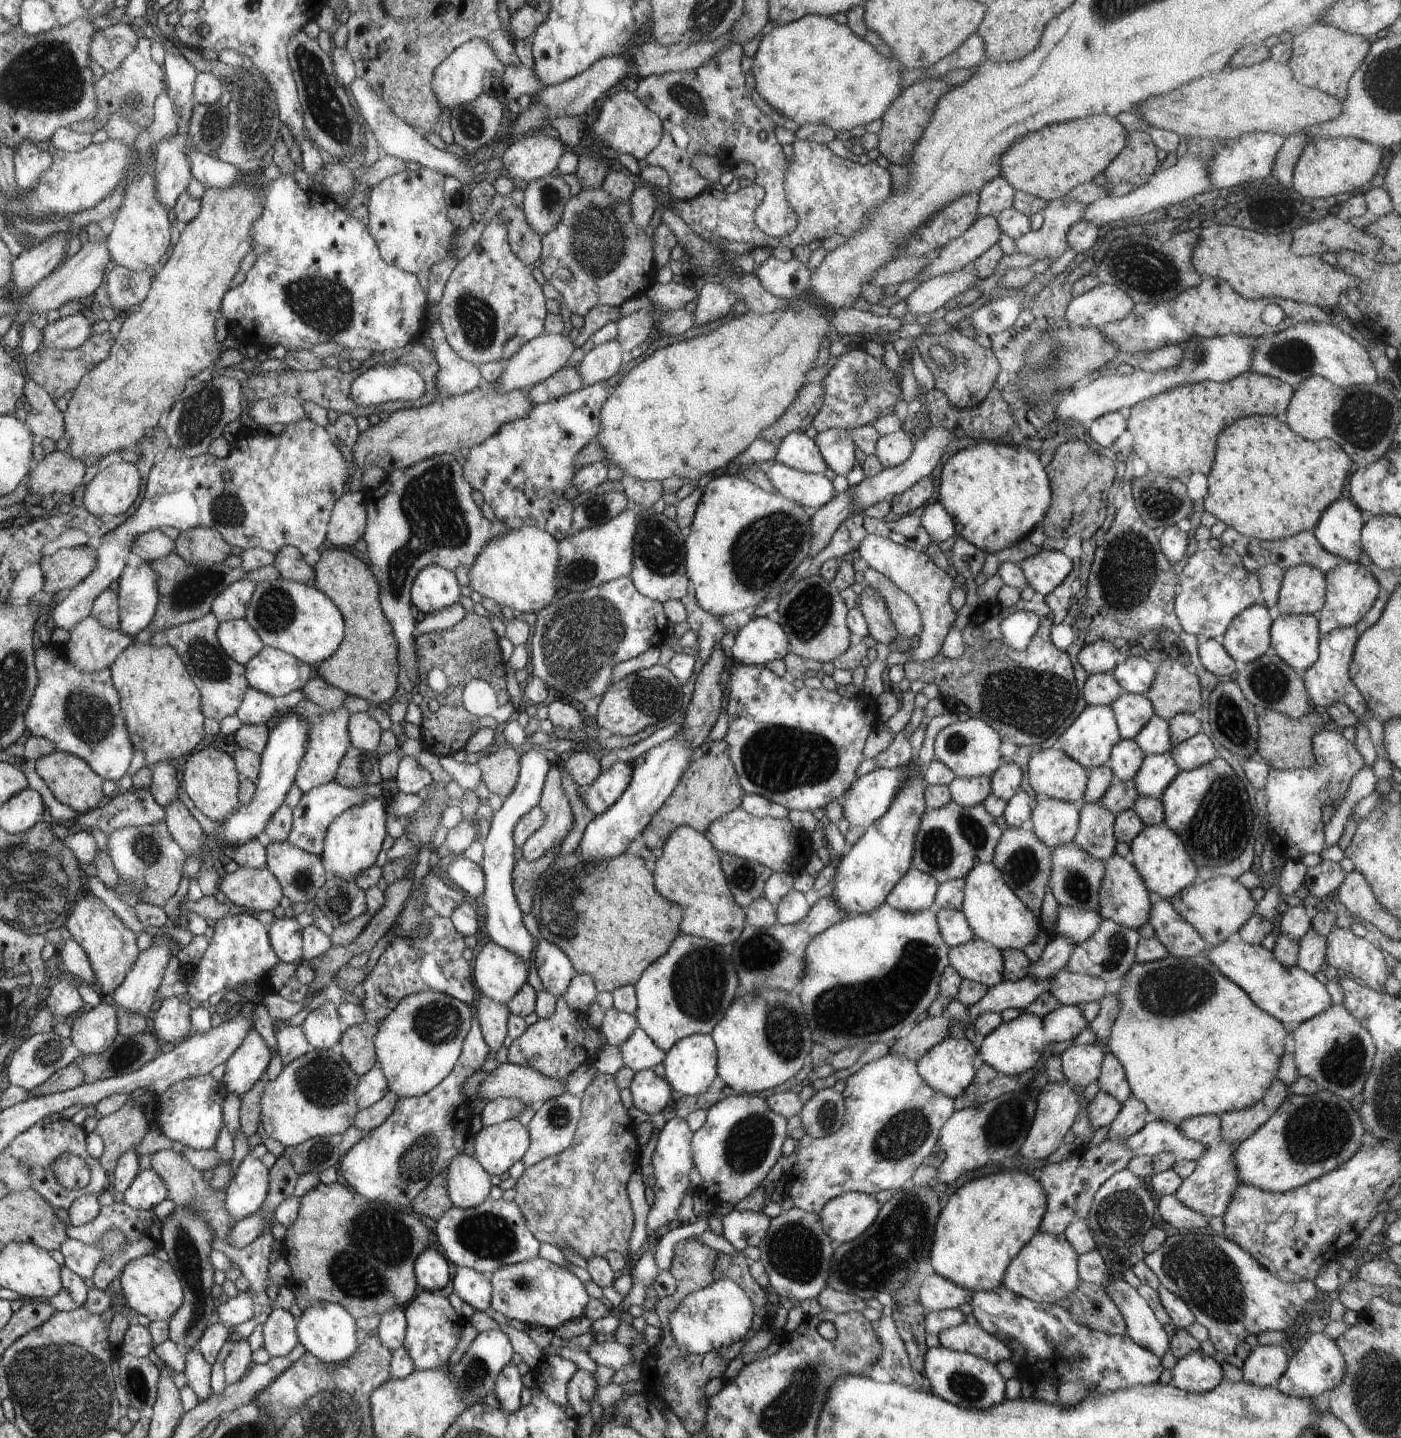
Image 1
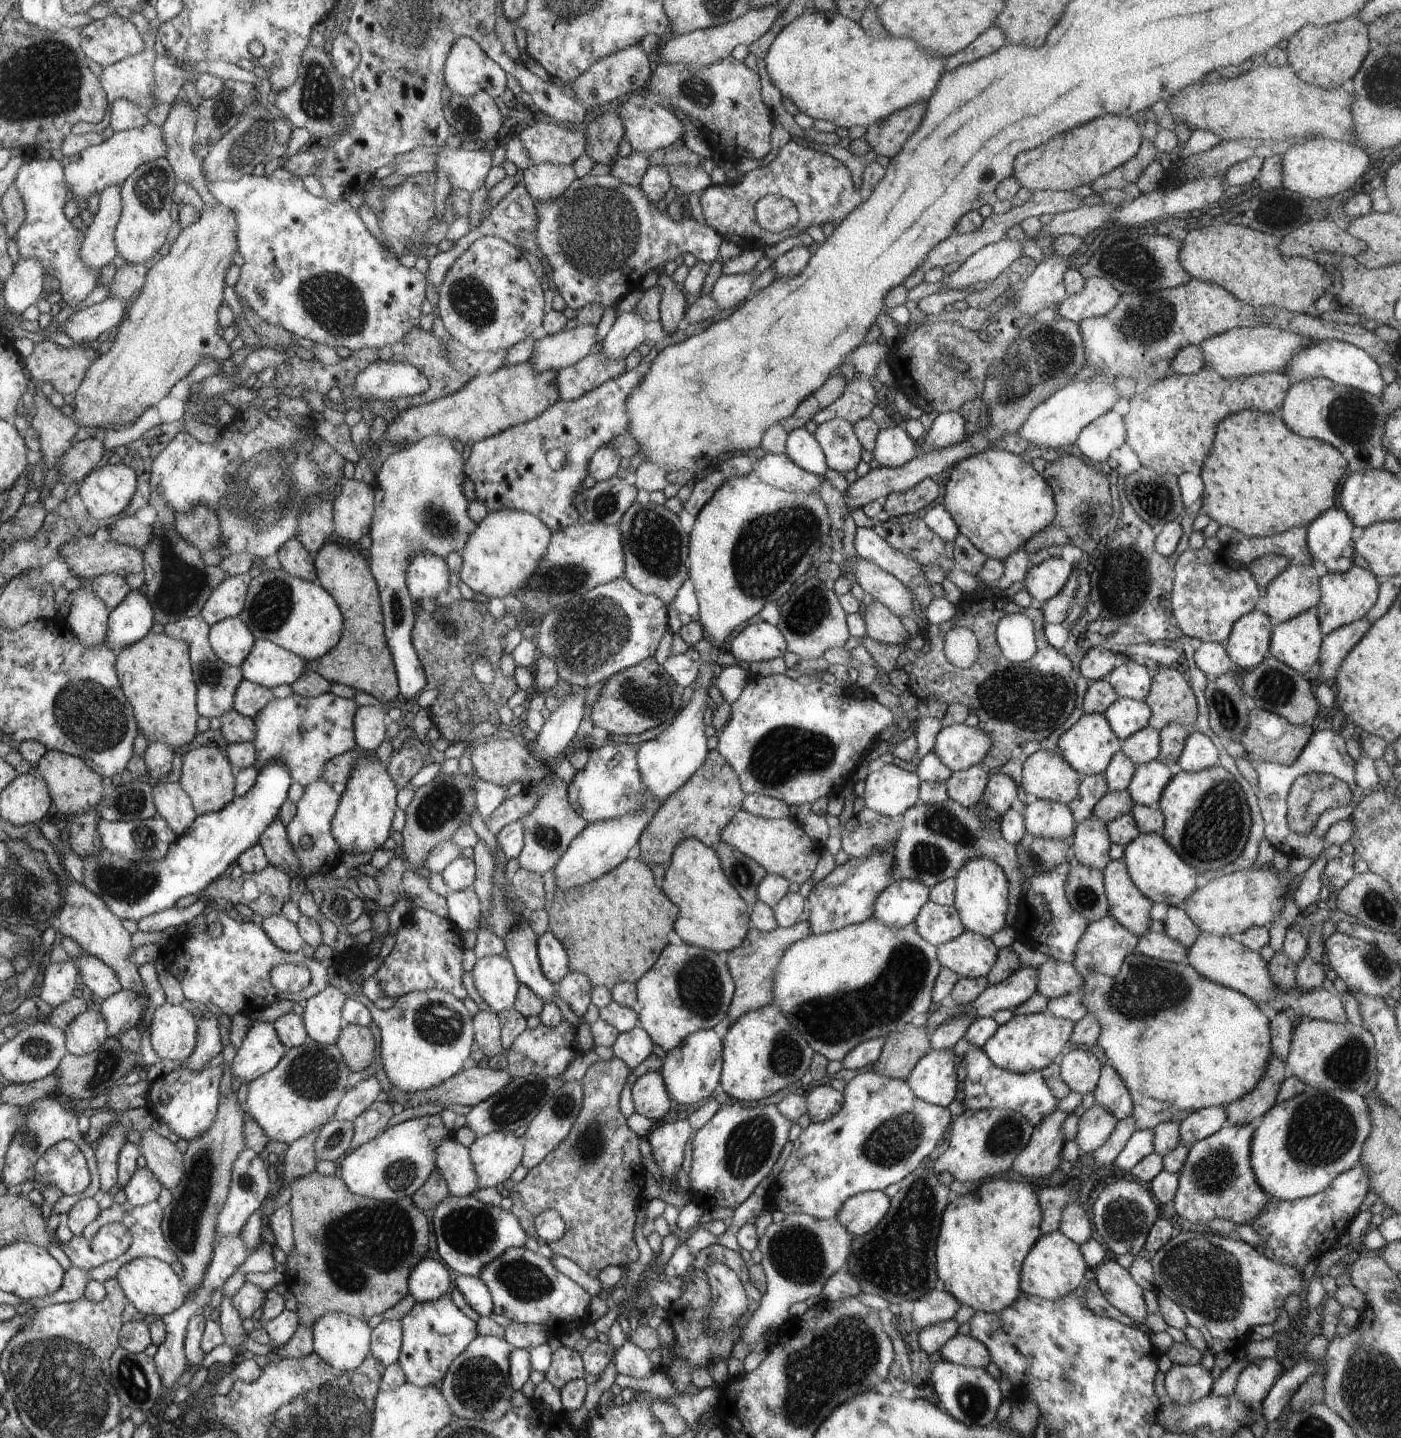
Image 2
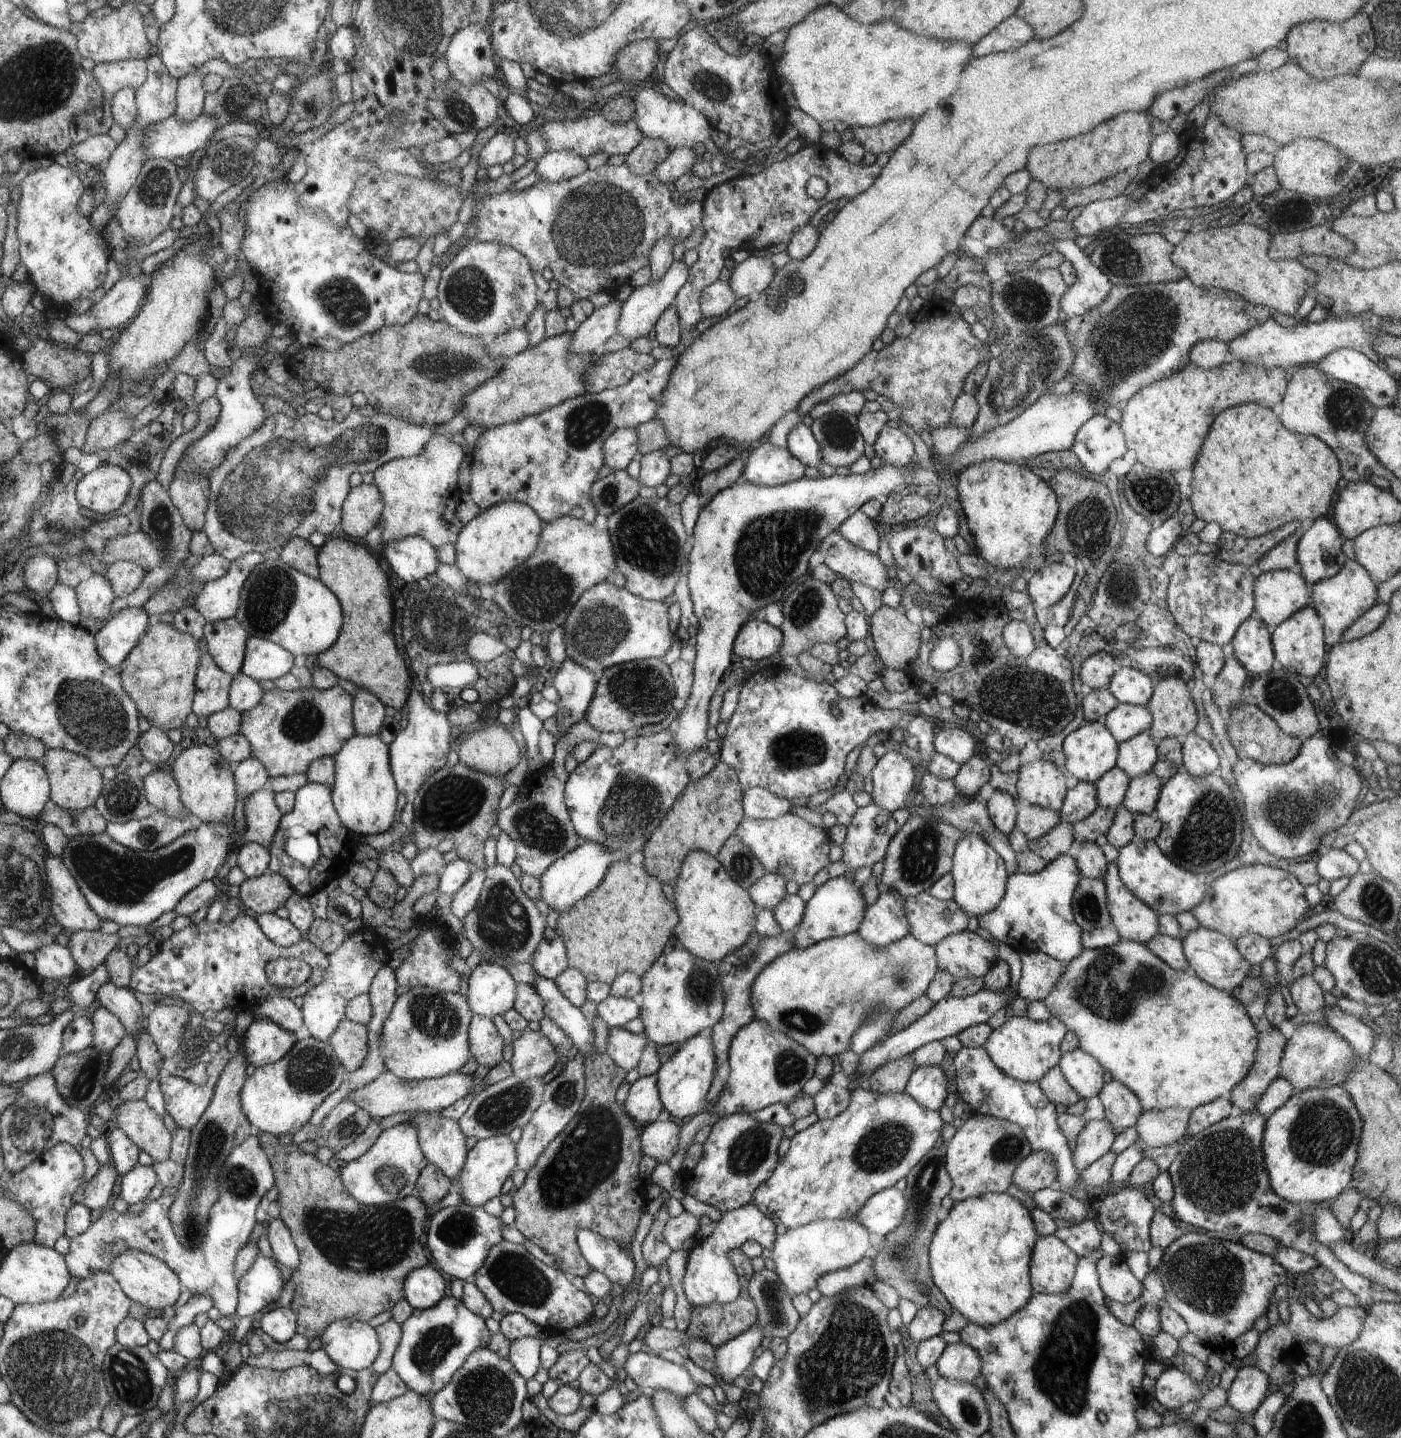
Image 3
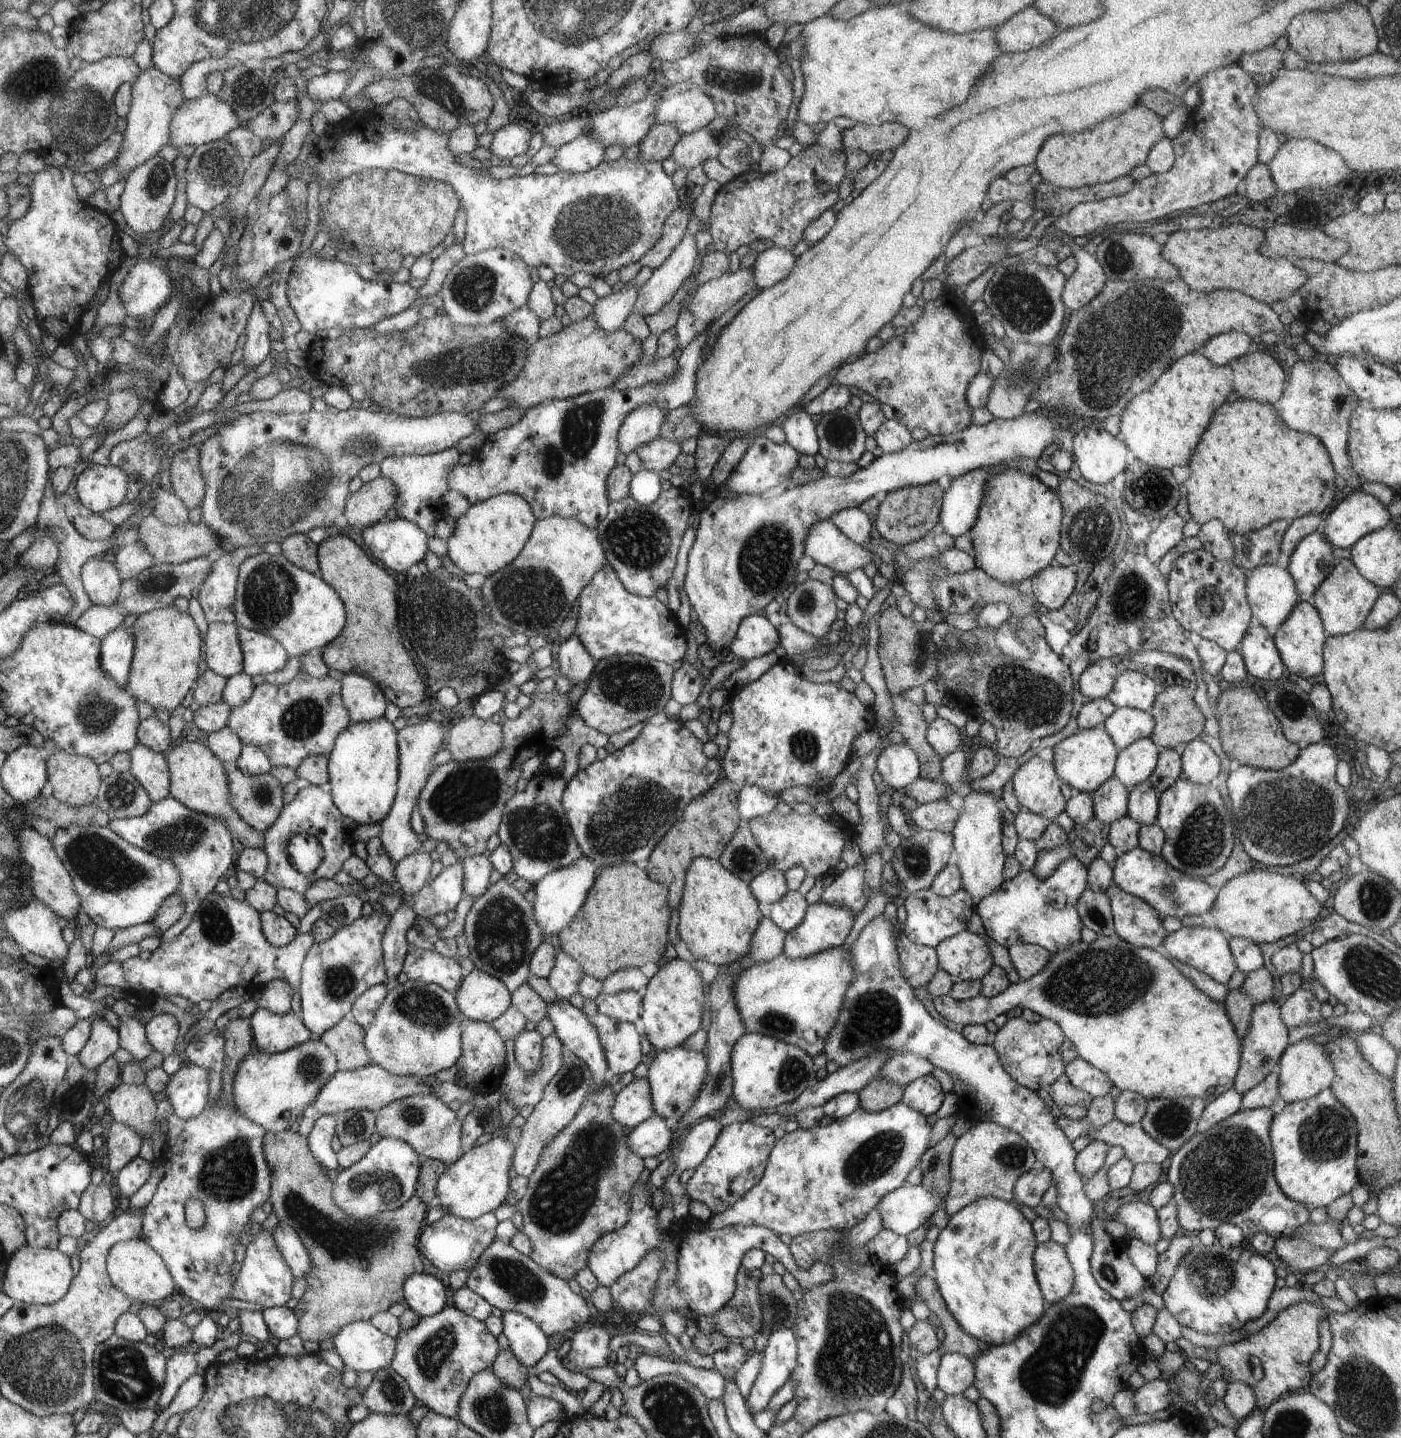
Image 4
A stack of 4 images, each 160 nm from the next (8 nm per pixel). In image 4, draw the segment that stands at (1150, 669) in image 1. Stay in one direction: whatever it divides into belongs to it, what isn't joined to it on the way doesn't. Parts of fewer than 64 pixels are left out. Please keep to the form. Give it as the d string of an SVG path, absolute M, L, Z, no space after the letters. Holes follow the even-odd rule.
M1124 672L1117 678L1107 698L1117 708L1134 708L1149 712L1159 692L1158 684L1152 678L1138 672Z

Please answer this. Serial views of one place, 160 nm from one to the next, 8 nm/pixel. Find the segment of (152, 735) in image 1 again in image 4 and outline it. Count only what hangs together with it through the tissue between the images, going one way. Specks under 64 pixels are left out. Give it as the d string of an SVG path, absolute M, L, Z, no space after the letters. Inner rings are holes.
M174 605L143 613L129 629L132 632L135 646L130 676L126 682L127 691L136 700L150 704L155 711L164 709L171 714L182 704L182 700L186 698L186 694L192 690L192 686L196 684L196 680L200 676L200 668L198 668L198 662L202 660L202 656L200 656L202 654L200 632L198 632L194 620L188 616L188 613L180 611Z

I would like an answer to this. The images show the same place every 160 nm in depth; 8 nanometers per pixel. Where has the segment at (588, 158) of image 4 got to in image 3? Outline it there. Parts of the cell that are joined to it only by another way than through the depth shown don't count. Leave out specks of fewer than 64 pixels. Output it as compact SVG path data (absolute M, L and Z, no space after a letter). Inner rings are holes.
M571 150L547 152L536 163L533 172L539 180L564 182L582 174L587 169L585 158Z

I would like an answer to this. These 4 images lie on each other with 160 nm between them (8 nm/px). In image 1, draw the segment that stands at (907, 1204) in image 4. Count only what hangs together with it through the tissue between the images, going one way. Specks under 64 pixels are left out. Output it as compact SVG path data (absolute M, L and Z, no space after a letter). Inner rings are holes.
M852 1191L829 1200L817 1216L833 1241L847 1243L868 1230L881 1206L874 1196Z

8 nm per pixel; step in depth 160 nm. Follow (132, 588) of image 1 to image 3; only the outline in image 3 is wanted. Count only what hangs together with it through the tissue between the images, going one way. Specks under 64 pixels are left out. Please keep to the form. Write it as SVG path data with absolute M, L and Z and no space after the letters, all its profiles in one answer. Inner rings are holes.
M128 607L114 613L95 634L99 653L113 667L128 656L128 653L147 633L152 618L143 607Z

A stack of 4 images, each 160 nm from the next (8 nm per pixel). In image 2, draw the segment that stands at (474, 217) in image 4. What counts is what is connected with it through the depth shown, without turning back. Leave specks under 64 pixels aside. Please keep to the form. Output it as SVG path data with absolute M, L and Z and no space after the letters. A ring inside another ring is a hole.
M608 173L601 176L579 177L557 199L549 203L536 202L536 240L552 268L551 279L556 286L556 293L562 295L568 308L577 311L592 303L600 303L604 307L617 307L628 293L640 289L642 278L652 268L676 260L686 252L696 256L698 262L709 265L719 258L718 248L723 238L716 230L708 225L700 225L692 218L674 222L670 216L660 214L650 201L639 186L624 184L615 175Z

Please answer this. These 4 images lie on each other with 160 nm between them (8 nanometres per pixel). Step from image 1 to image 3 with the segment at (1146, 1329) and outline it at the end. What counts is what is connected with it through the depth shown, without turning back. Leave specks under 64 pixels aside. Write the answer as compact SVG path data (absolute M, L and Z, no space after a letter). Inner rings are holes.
M1103 1256L1097 1262L1099 1285L1106 1297L1120 1304L1140 1298L1141 1280L1138 1280L1122 1258Z

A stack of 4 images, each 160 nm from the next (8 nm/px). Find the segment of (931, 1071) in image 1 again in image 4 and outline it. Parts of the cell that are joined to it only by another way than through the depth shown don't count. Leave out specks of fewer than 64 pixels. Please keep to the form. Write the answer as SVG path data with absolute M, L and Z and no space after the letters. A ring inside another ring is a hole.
M933 1074L924 1075L904 1087L901 1102L928 1117L940 1109L945 1098L940 1082Z

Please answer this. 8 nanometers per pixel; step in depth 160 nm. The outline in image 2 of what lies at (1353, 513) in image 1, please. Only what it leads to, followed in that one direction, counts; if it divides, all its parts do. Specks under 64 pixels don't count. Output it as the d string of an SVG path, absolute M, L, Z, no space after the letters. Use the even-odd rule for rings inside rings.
M1332 507L1307 528L1307 545L1321 565L1330 573L1343 573L1354 564L1354 540L1352 530L1355 524L1342 508Z

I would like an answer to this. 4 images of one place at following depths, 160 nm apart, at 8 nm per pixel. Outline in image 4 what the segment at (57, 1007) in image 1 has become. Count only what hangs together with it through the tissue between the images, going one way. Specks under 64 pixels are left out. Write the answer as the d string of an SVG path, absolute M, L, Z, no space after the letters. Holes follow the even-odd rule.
M34 898L28 905L10 908L6 914L2 914L2 926L4 934L12 936L16 946L24 953L32 953L52 962L68 958L72 954L72 946L64 940L64 926L60 926L60 916L46 902L40 902Z

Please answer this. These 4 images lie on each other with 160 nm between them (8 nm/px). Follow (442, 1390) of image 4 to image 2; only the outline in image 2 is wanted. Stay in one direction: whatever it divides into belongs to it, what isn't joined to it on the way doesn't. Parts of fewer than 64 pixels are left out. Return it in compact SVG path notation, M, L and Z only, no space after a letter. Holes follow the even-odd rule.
M449 1296L430 1302L416 1301L400 1321L403 1337L397 1361L407 1380L419 1387L440 1384L455 1358L466 1352L467 1346L480 1335L476 1321L464 1315Z

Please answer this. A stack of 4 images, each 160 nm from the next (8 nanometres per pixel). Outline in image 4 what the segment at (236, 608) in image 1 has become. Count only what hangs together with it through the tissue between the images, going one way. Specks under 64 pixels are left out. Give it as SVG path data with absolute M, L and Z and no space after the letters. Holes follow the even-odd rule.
M262 546L240 547L212 561L210 572L199 588L198 602L210 623L232 624L236 620L235 600L239 569L248 558L263 551Z

